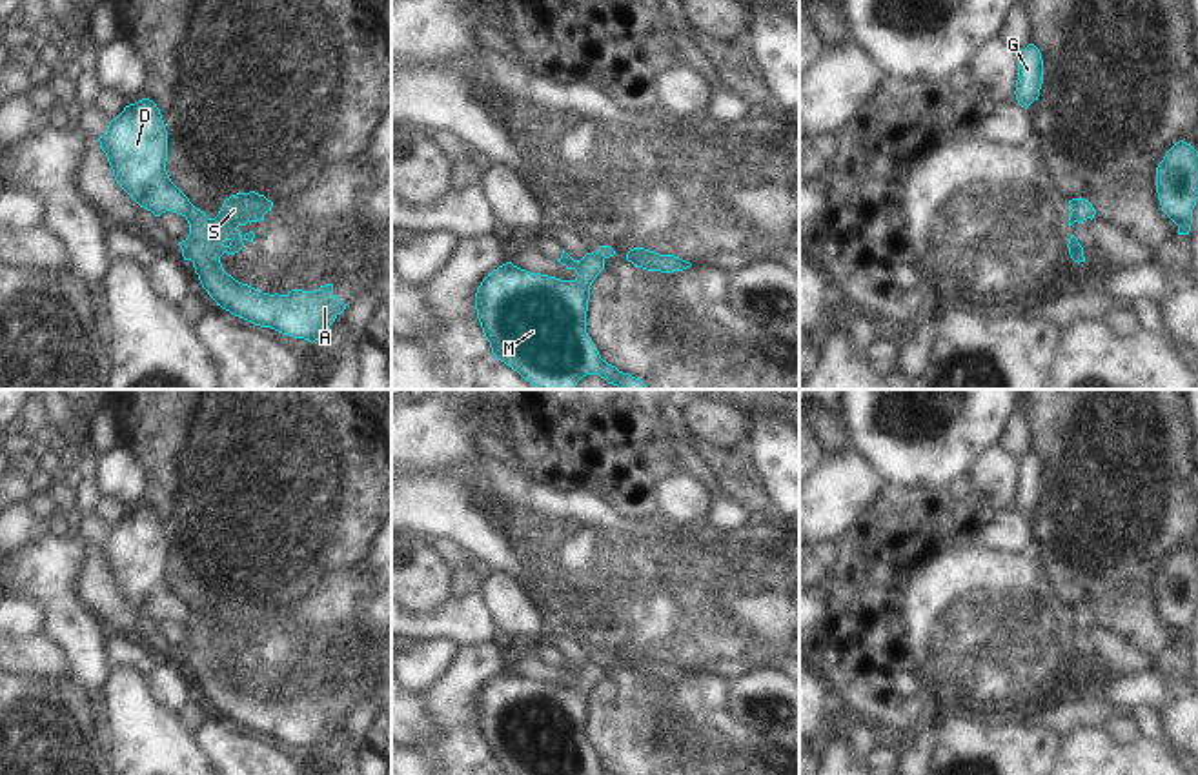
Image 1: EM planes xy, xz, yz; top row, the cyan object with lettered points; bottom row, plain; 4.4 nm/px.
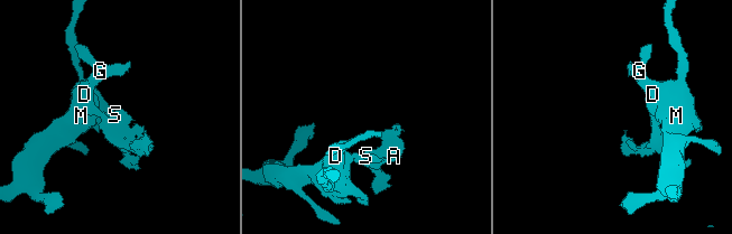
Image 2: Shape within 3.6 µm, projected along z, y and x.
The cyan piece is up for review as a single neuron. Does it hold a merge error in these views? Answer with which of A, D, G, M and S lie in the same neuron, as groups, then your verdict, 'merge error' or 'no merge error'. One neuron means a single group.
A S / D G M; merge error

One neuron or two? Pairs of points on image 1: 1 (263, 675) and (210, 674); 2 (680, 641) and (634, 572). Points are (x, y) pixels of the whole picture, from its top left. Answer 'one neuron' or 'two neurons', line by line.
1: one neuron
2: one neuron

